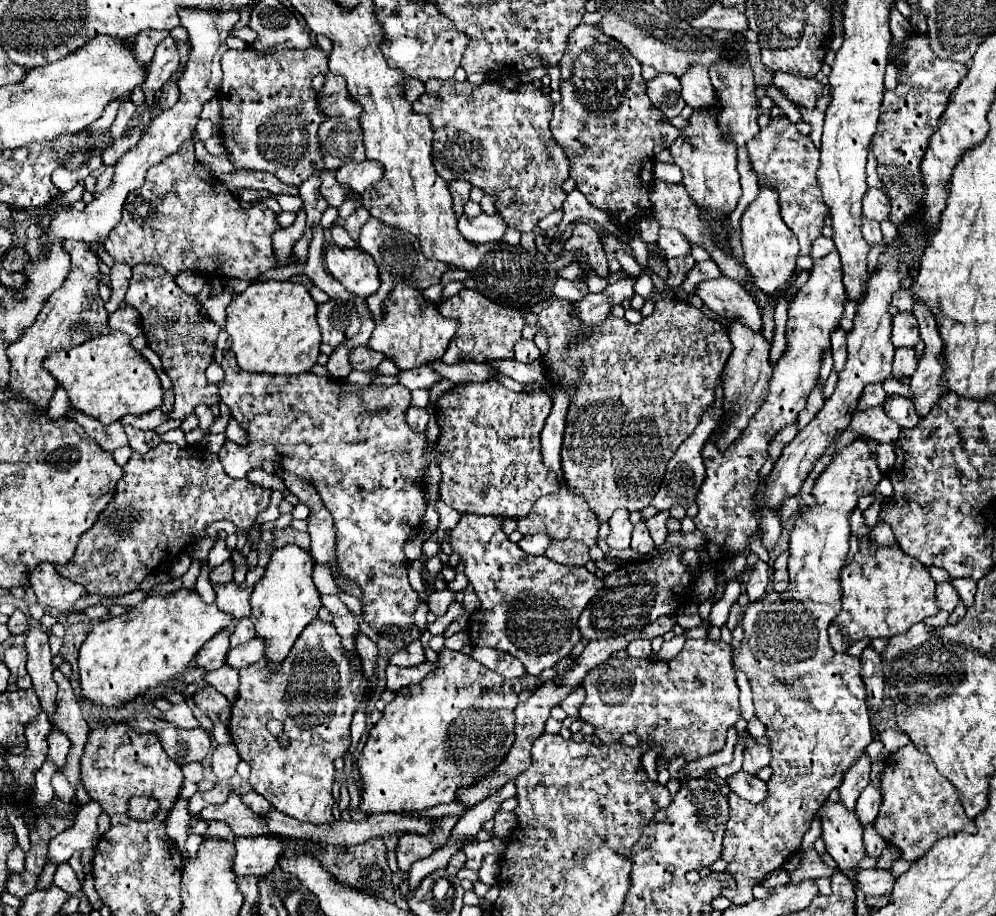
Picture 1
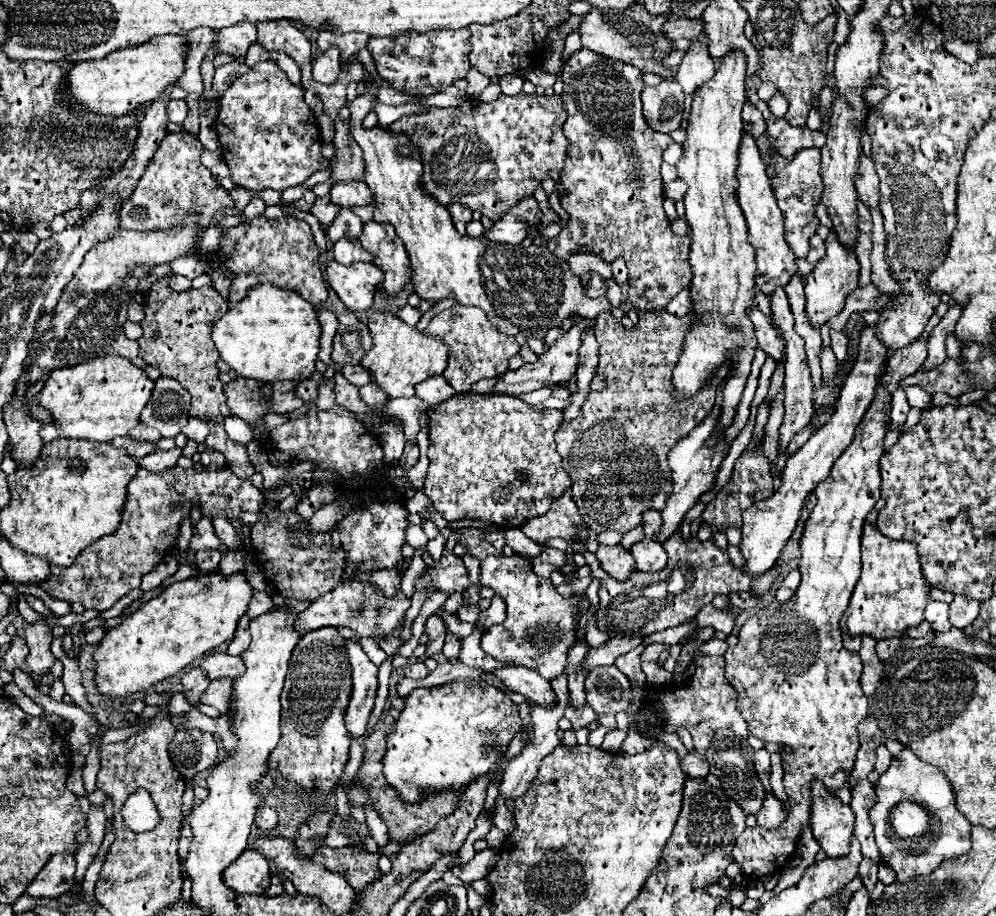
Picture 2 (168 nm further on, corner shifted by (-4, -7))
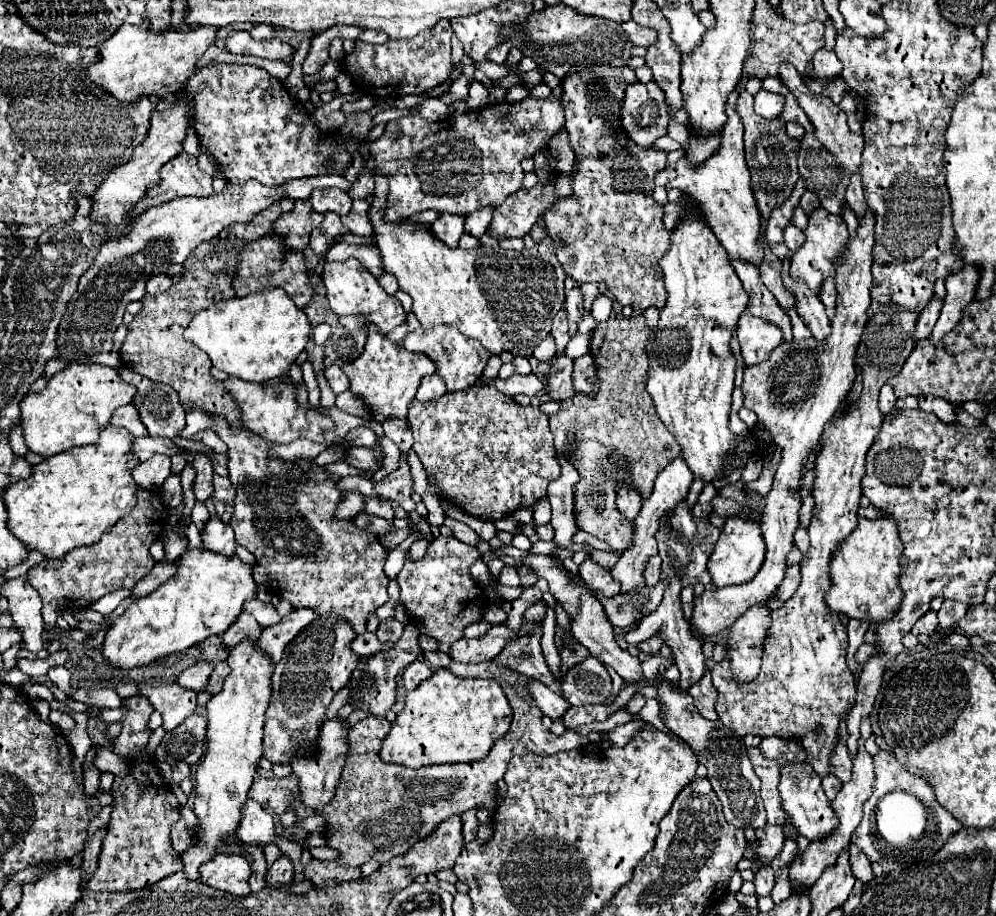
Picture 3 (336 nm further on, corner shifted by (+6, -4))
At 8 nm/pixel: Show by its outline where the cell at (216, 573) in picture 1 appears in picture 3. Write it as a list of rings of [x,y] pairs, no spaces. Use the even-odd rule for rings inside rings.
[[[211,514],[205,522],[205,528],[201,530],[201,540],[203,540],[203,548],[211,550],[211,552],[219,552],[225,556],[233,556],[235,554],[235,536],[233,536],[233,528],[227,526],[219,514]]]

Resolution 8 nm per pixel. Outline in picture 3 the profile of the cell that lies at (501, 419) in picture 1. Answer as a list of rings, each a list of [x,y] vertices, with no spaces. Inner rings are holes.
[[[475,384],[461,392],[447,392],[439,400],[413,400],[409,404],[407,422],[415,438],[413,452],[419,456],[421,464],[435,474],[437,488],[441,492],[439,498],[461,506],[467,514],[481,520],[499,520],[517,508],[533,506],[545,498],[547,484],[559,476],[561,468],[555,458],[547,416],[539,408],[517,404],[495,386]]]

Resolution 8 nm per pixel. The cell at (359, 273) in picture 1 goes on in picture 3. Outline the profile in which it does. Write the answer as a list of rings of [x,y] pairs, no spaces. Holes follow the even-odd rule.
[[[349,258],[345,262],[327,262],[323,268],[323,284],[327,288],[327,300],[333,310],[333,314],[363,314],[367,316],[365,324],[373,323],[381,334],[387,334],[406,321],[401,302],[395,296],[389,296],[377,282],[375,276],[371,276],[355,258]]]

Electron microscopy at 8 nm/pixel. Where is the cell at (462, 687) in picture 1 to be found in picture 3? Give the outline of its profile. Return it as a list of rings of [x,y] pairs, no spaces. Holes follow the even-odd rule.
[[[441,668],[429,680],[421,682],[419,688],[407,694],[405,710],[391,724],[391,732],[385,738],[379,756],[389,764],[405,764],[411,768],[421,768],[429,764],[457,764],[457,762],[481,760],[489,754],[495,740],[503,738],[509,732],[511,718],[513,714],[511,714],[509,700],[497,682],[481,680],[481,678],[459,678],[449,668]]]

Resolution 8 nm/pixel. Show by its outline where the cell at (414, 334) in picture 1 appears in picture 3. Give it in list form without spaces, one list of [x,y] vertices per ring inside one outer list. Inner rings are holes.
[[[369,328],[367,344],[363,354],[351,362],[341,366],[351,382],[351,392],[359,396],[369,410],[369,420],[383,424],[389,418],[405,418],[405,412],[409,408],[409,402],[415,398],[415,392],[423,380],[423,376],[435,372],[435,364],[421,354],[407,352],[405,348],[399,348],[387,336],[373,332]]]

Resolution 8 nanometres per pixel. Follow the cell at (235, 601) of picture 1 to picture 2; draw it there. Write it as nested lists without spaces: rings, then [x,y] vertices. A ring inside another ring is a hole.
[[[253,591],[253,597],[249,601],[249,609],[247,609],[247,615],[249,617],[257,617],[257,615],[263,615],[267,611],[271,611],[273,607],[273,601],[267,593],[263,591]]]

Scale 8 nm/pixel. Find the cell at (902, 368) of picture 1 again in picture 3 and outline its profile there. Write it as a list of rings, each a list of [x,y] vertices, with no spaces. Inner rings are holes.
[[[969,264],[961,272],[949,276],[945,280],[947,296],[945,296],[945,302],[941,308],[941,316],[931,334],[933,340],[941,340],[941,336],[945,336],[945,332],[953,330],[957,320],[961,318],[961,308],[965,308],[965,304],[969,304],[969,300],[975,298],[977,278],[979,278],[977,266]]]

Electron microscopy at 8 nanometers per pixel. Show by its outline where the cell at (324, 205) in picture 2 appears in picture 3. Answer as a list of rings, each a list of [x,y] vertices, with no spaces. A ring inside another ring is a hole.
[[[295,200],[295,206],[291,212],[275,220],[273,234],[281,234],[283,250],[285,252],[303,252],[309,244],[309,234],[315,226],[321,224],[321,216],[317,216],[309,208],[309,200]]]

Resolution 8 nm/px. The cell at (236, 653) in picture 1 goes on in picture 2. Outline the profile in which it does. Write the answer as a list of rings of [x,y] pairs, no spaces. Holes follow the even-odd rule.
[[[213,653],[213,655],[205,655],[199,665],[207,671],[209,679],[237,679],[239,675],[245,673],[245,665],[241,657],[231,657],[229,653]]]

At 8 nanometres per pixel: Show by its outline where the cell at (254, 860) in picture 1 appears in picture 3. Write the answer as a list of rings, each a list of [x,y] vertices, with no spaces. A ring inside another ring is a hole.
[[[217,854],[213,860],[201,864],[199,880],[211,888],[229,892],[233,896],[249,896],[251,866],[241,854]]]

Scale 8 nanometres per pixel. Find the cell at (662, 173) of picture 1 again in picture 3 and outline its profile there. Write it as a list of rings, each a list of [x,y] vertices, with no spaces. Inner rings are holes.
[[[727,104],[725,106],[727,122],[721,130],[721,144],[711,158],[703,164],[691,164],[689,160],[681,158],[675,164],[675,180],[669,182],[671,188],[677,188],[689,194],[703,212],[703,218],[717,240],[723,244],[729,256],[741,256],[745,260],[761,260],[763,252],[757,248],[759,236],[759,212],[749,188],[749,170],[745,166],[745,152],[743,152],[743,124],[737,112]]]

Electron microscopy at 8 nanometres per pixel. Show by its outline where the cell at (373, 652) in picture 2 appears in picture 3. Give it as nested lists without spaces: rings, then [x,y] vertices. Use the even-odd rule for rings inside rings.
[[[201,408],[187,410],[187,426],[181,432],[183,440],[195,436],[201,428],[211,428],[225,444],[229,452],[229,480],[237,490],[235,496],[235,514],[231,518],[231,528],[235,530],[235,538],[239,546],[245,546],[253,556],[257,556],[257,564],[267,568],[271,592],[279,598],[291,602],[293,608],[311,608],[319,616],[337,614],[347,618],[357,634],[365,632],[367,614],[377,610],[389,600],[387,584],[389,578],[383,572],[387,550],[381,546],[379,536],[371,534],[355,526],[353,520],[337,520],[335,510],[343,500],[343,490],[337,488],[339,476],[331,476],[325,466],[313,462],[313,458],[297,458],[293,462],[285,462],[277,456],[271,456],[271,442],[249,432],[239,430],[233,432],[225,418],[213,416]],[[241,492],[261,492],[251,500],[249,512],[247,504],[241,504]]]

